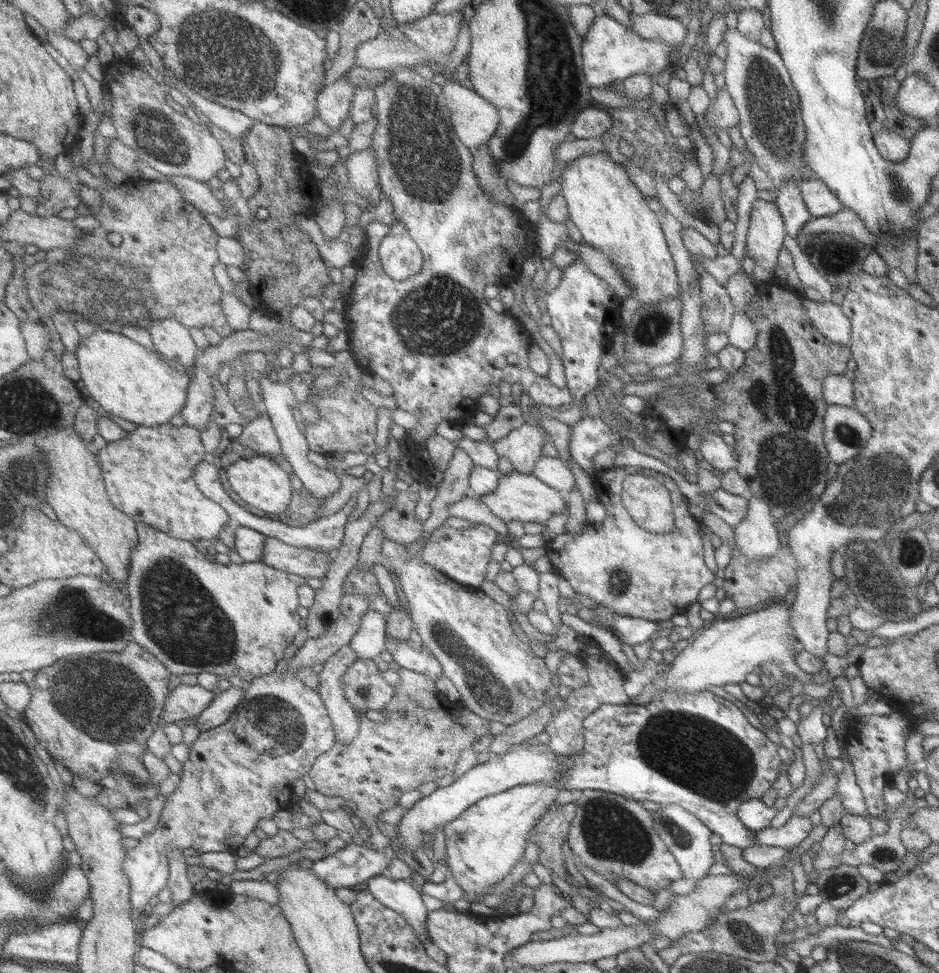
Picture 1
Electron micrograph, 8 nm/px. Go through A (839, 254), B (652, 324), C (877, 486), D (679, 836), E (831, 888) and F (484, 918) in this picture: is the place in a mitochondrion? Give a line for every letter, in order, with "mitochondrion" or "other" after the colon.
A: other
B: mitochondrion
C: mitochondrion
D: mitochondrion
E: other
F: other

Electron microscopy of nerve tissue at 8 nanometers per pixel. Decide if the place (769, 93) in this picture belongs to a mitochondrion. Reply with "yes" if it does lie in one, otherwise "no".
yes

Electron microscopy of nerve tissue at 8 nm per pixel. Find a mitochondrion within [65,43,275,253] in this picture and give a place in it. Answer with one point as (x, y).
(152, 129)

